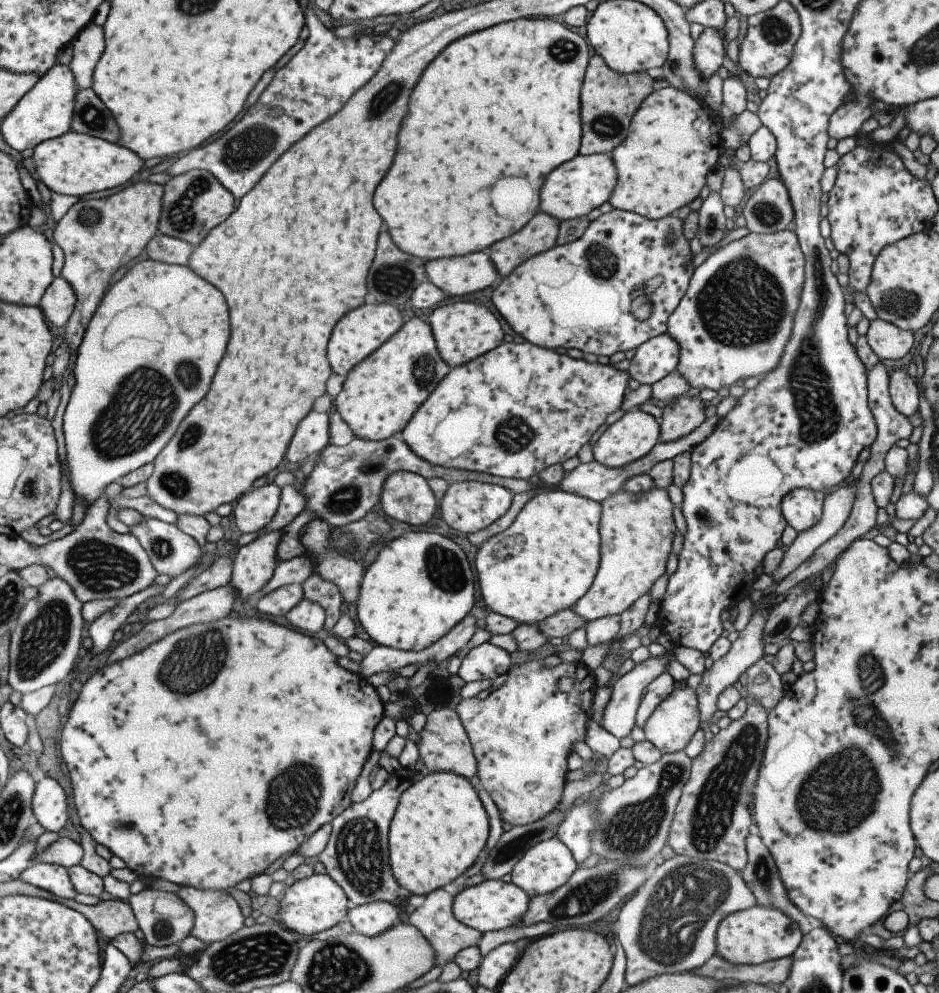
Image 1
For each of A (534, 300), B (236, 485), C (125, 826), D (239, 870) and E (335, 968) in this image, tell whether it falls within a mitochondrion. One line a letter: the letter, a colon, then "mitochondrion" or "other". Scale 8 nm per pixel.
A: other
B: other
C: mitochondrion
D: other
E: mitochondrion

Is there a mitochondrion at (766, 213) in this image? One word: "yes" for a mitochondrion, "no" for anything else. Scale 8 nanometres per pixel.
yes

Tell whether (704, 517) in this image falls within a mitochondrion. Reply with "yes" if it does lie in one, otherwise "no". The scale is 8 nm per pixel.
yes

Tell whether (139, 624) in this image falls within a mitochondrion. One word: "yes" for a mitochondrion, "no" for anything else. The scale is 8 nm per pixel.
no

